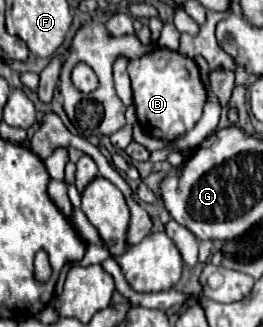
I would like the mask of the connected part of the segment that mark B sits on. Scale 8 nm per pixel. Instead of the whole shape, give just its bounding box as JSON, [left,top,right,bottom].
[127,48,207,142]

